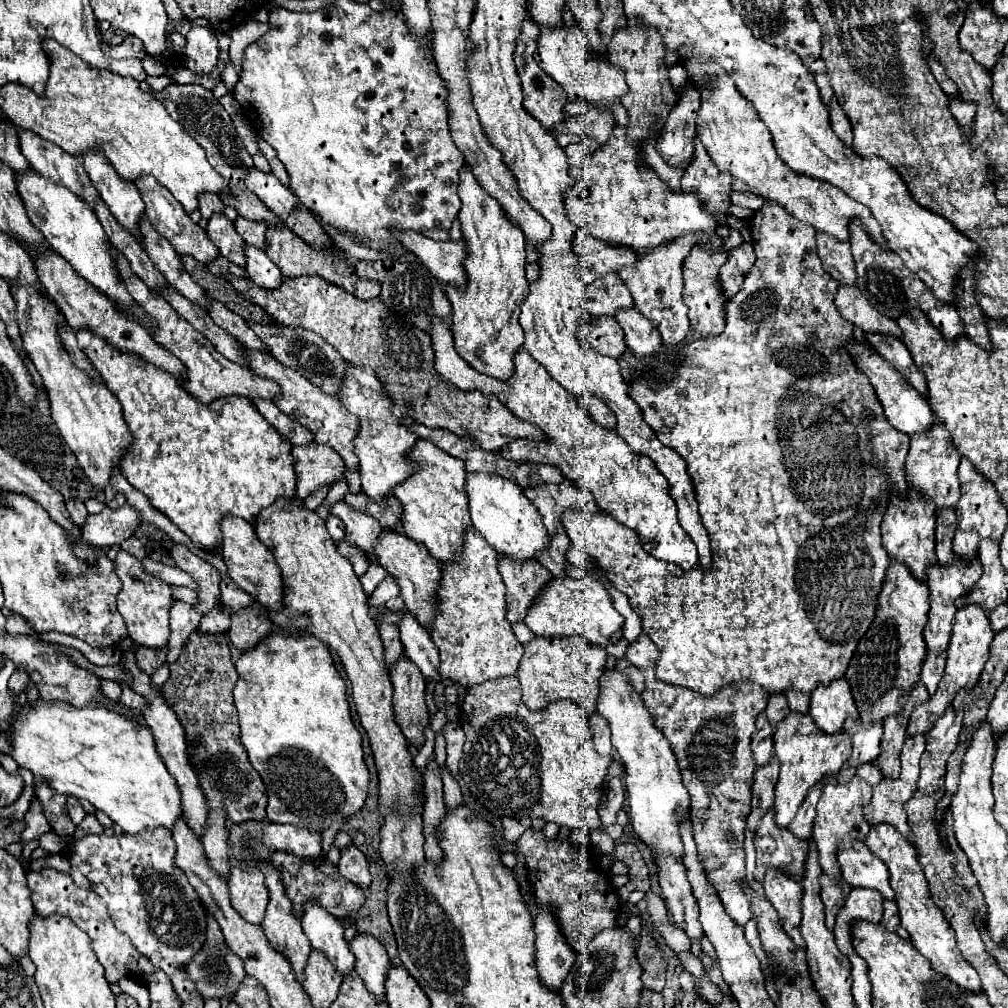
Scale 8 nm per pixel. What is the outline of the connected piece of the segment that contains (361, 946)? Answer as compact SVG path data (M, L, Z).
M357 934L357 938L349 944L351 952L355 954L355 970L365 982L367 990L377 998L377 1002L385 1004L385 980L387 970L391 968L387 950L381 942L377 942L371 936Z

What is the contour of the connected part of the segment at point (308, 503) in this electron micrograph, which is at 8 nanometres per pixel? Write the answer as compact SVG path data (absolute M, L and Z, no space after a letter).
M317 490L315 494L311 494L309 498L305 498L305 500L301 500L301 504L303 504L303 508L307 508L307 510L315 510L323 500L325 500L325 496L327 496L327 492L329 490Z

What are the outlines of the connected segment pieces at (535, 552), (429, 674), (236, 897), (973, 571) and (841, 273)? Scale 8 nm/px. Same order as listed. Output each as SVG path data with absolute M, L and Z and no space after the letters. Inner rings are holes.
M467 474L467 496L473 528L497 550L497 554L515 562L527 562L537 560L549 548L551 536L537 514L539 510L535 510L535 504L515 482L491 474Z
M405 612L403 616L399 632L401 632L401 642L405 646L405 656L413 664L417 664L417 668L423 672L427 680L441 682L439 674L441 658L437 654L437 646L431 640L431 634L427 634L427 630L409 612Z
M233 862L229 890L231 890L231 904L235 906L235 910L239 910L239 914L247 922L261 924L265 906L269 902L269 890L265 886L259 862L247 862L247 864Z
M955 556L951 566L929 566L927 568L927 584L931 590L929 602L931 602L931 610L929 610L929 622L925 626L925 644L927 650L933 654L941 654L947 650L949 646L949 638L951 638L951 628L953 628L953 616L957 612L955 608L955 600L961 598L963 594L971 592L971 586L975 586L975 582L979 582L981 578L981 564L979 560L973 562L963 562L959 560L959 556Z
M817 232L817 252L823 262L823 270L831 274L839 284L855 284L857 272L855 262L851 258L849 242L839 242L829 234Z

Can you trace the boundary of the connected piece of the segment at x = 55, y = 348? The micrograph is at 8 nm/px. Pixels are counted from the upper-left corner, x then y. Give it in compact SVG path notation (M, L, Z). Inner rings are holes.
M11 286L11 292L17 302L17 322L23 336L23 346L47 388L51 416L61 430L61 436L77 456L77 462L85 470L85 476L97 488L105 490L111 482L113 468L119 468L119 462L131 444L131 430L125 424L119 400L115 394L111 394L111 390L107 390L105 384L95 382L91 376L79 370L63 350L57 334L57 324L61 322L59 308L45 296L39 296L31 286Z

